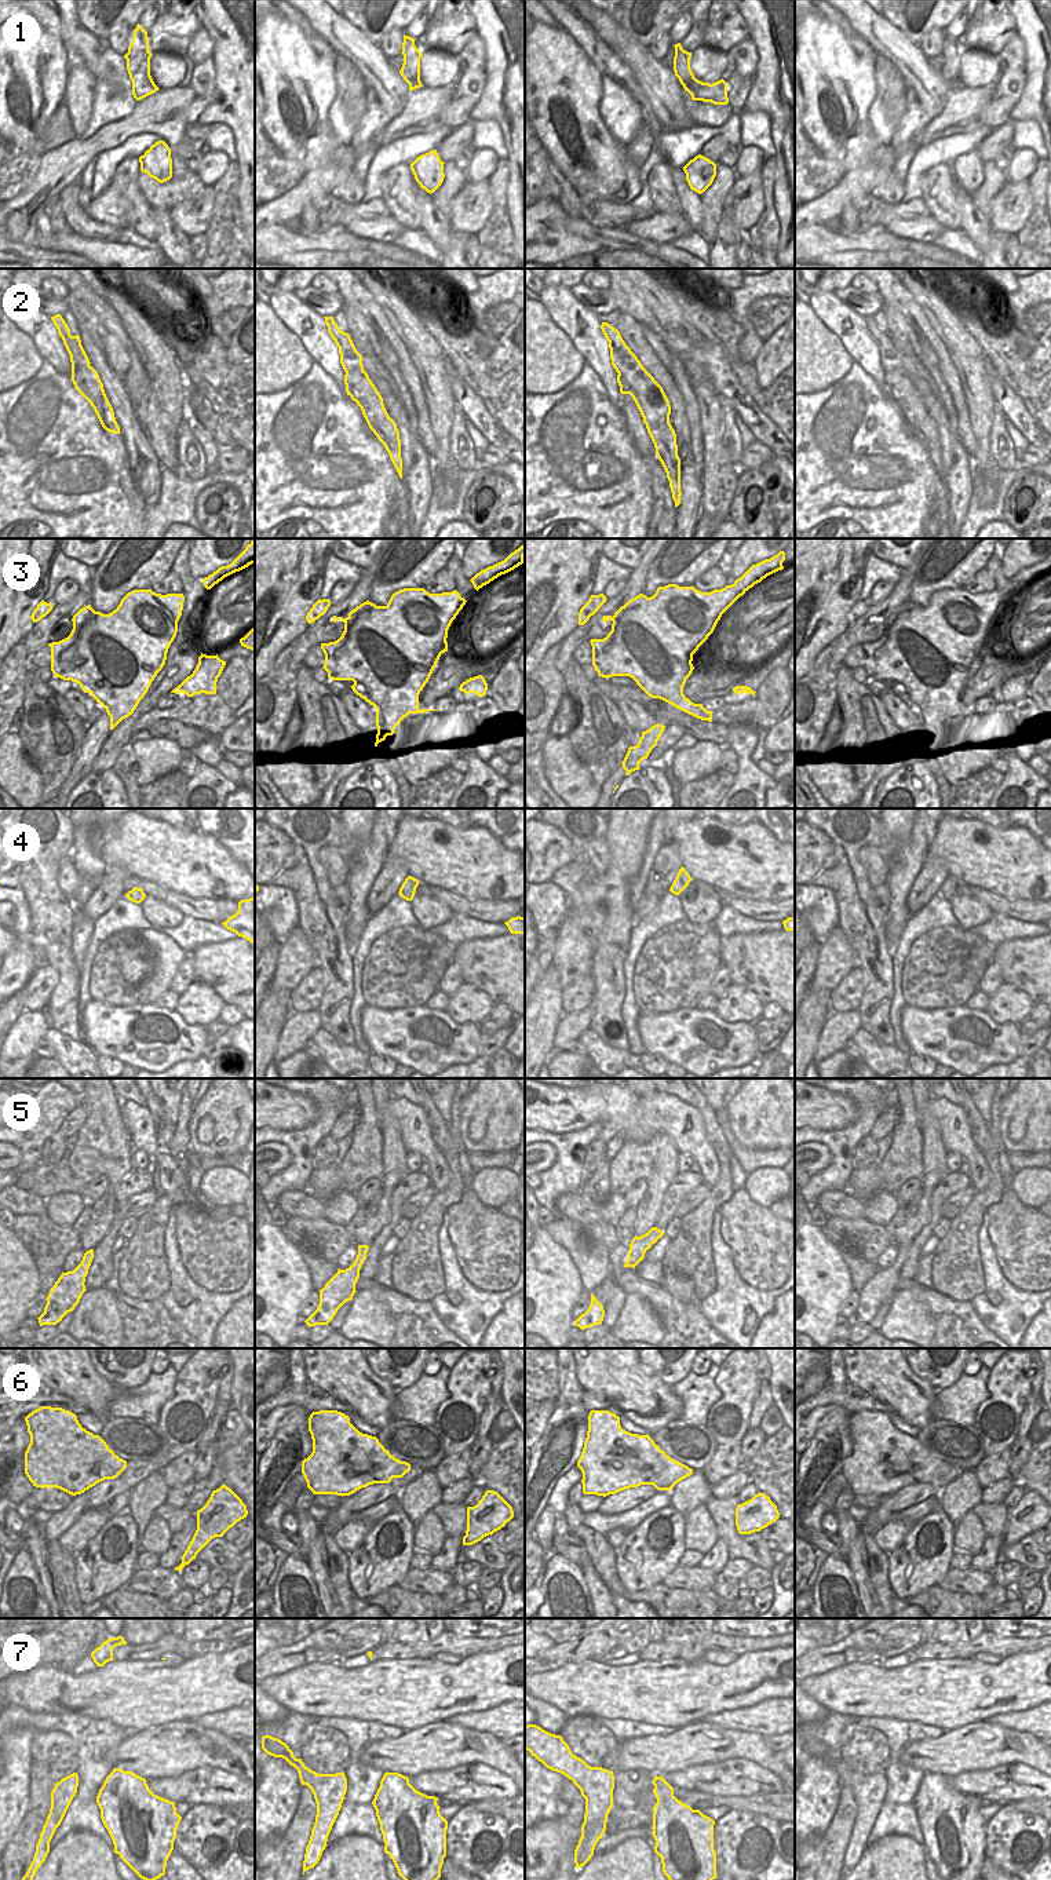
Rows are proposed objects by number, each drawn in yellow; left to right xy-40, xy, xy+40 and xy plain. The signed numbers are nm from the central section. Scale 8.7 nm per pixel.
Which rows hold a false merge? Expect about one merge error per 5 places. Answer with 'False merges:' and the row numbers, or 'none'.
False merges: 1, 2

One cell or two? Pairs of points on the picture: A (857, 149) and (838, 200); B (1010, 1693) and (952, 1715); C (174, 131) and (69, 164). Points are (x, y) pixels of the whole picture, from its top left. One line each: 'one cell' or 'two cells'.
A: two cells
B: one cell
C: one cell

